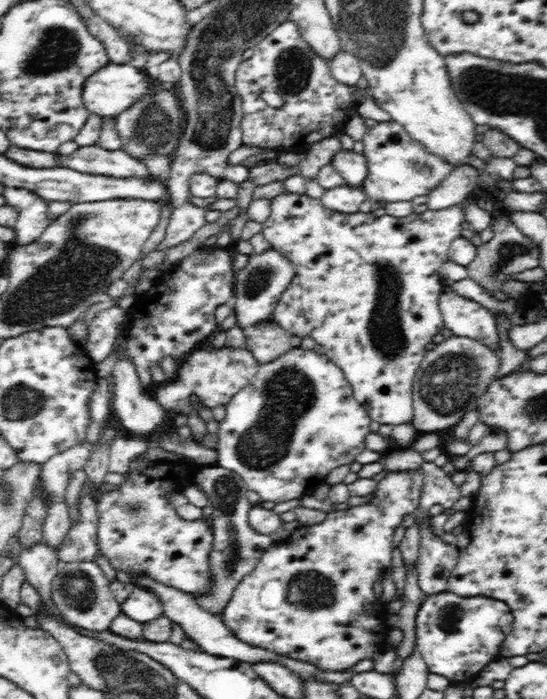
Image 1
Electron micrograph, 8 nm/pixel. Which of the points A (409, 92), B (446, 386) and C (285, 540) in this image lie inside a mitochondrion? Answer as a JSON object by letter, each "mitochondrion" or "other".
{"A":"other","B":"mitochondrion","C":"other"}

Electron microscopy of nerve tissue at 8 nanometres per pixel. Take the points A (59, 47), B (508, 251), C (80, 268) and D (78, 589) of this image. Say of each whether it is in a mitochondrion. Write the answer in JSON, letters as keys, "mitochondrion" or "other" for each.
{"A":"mitochondrion","B":"mitochondrion","C":"mitochondrion","D":"mitochondrion"}

